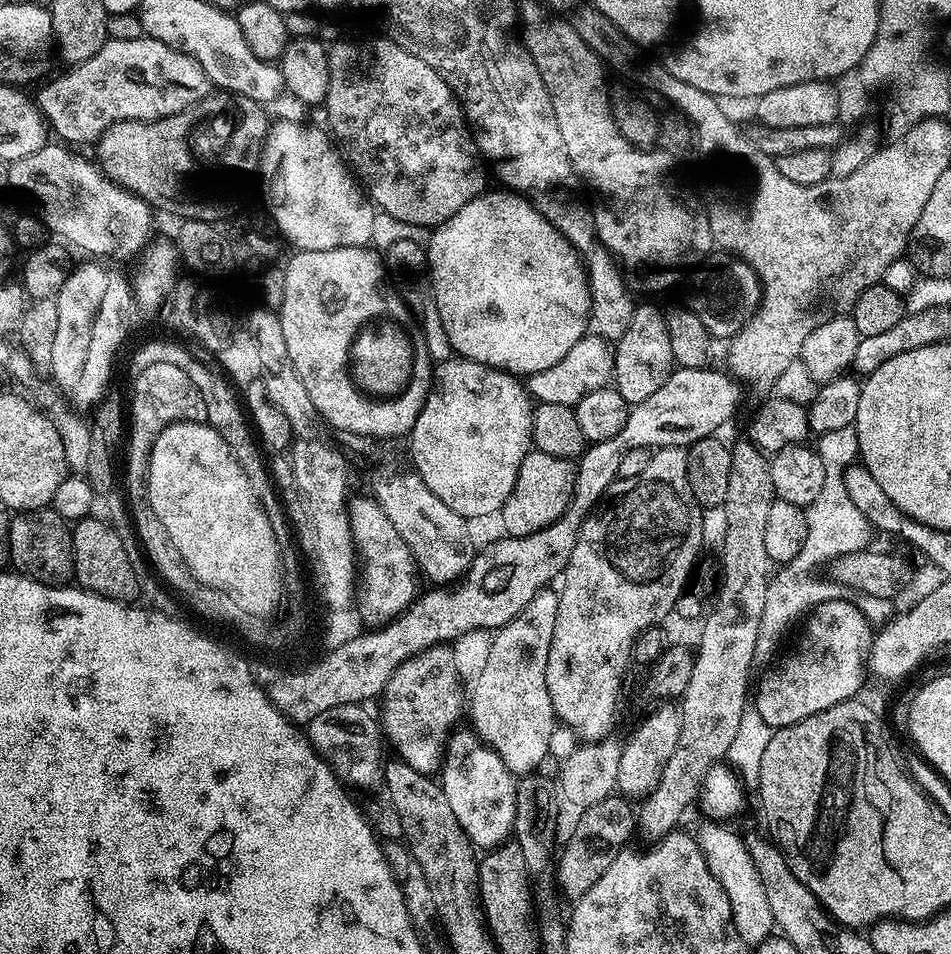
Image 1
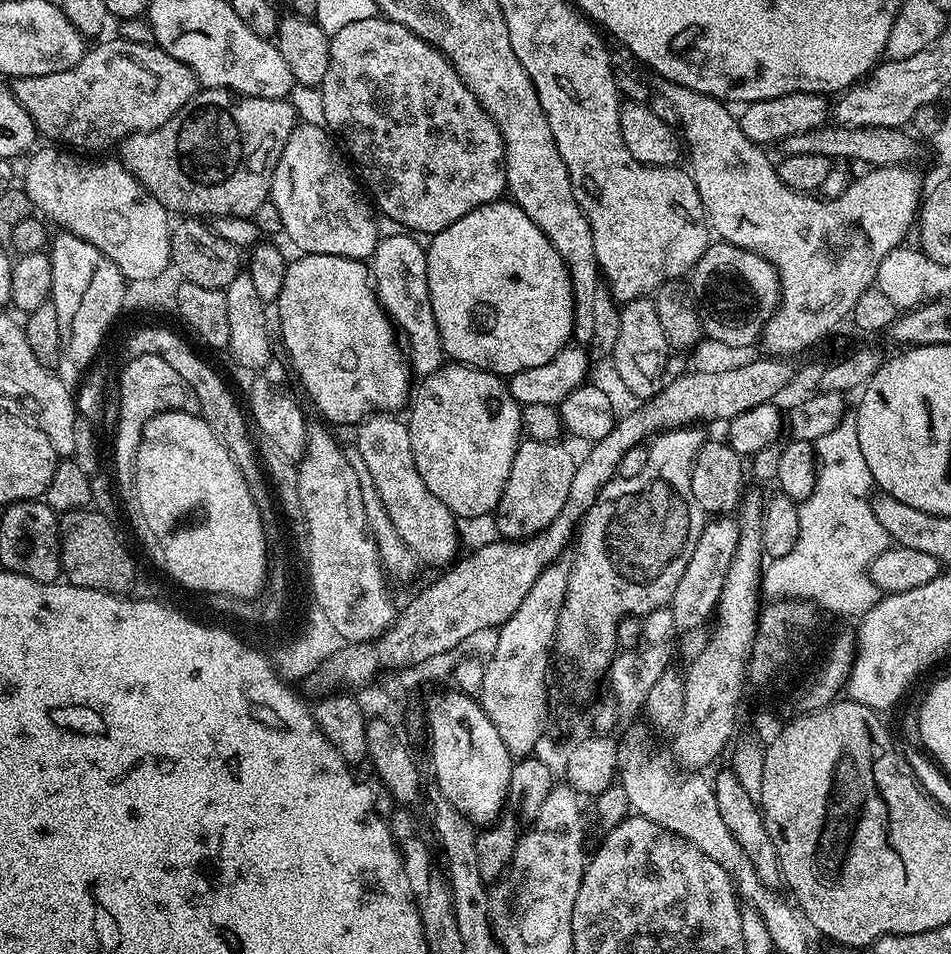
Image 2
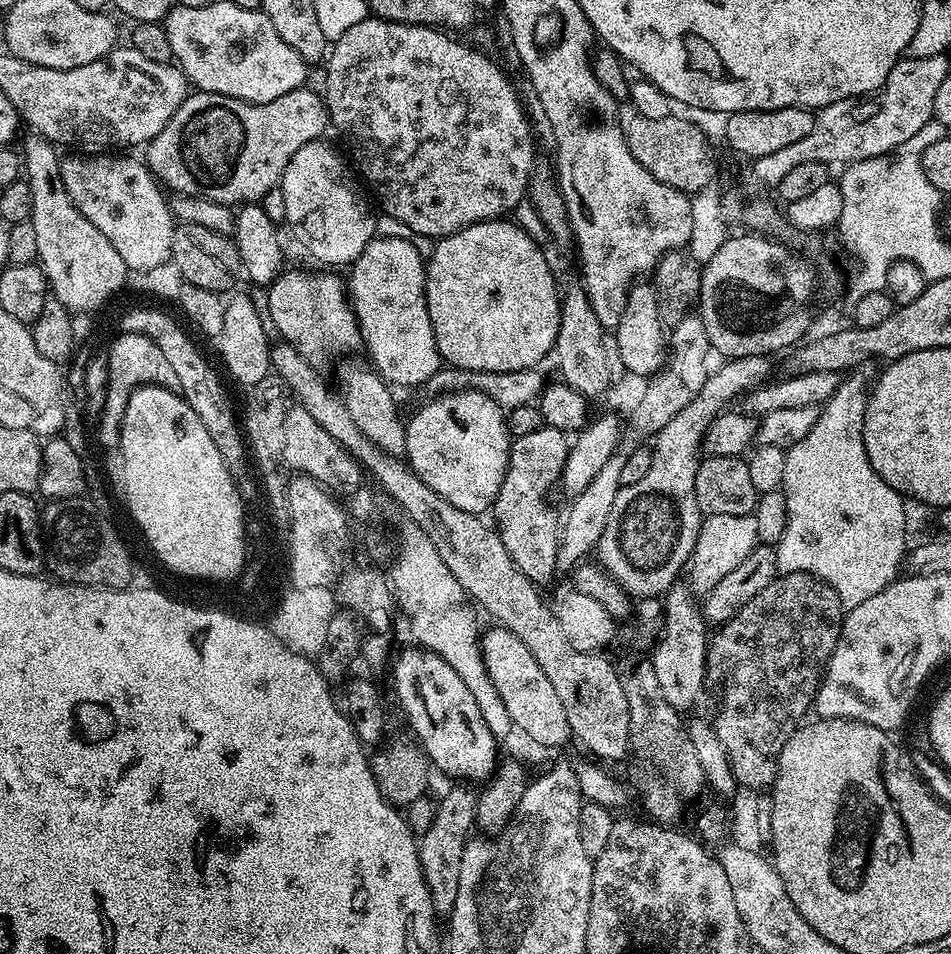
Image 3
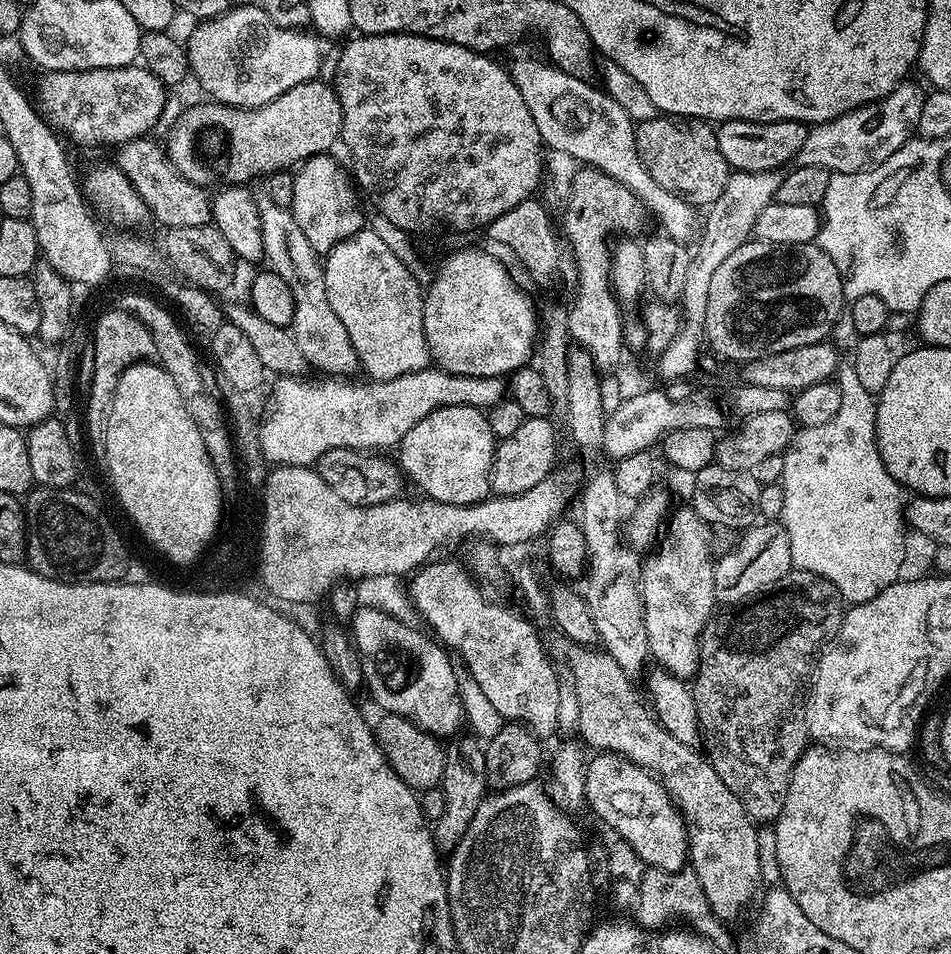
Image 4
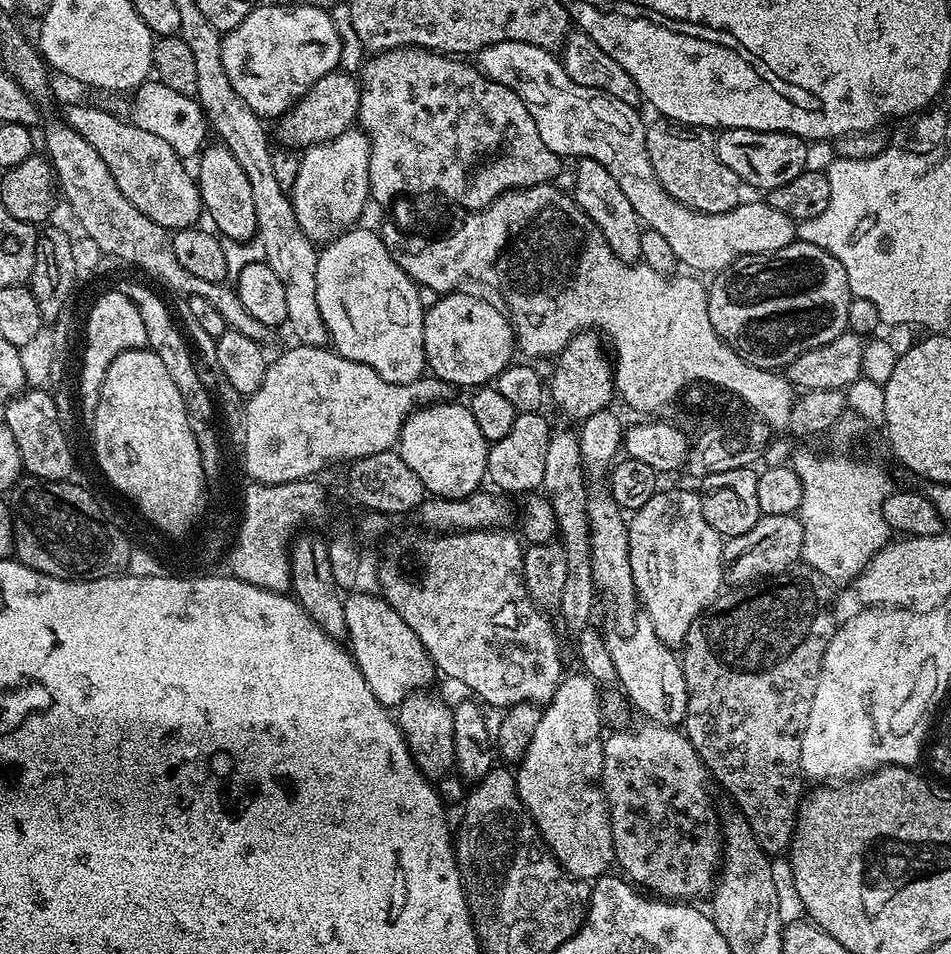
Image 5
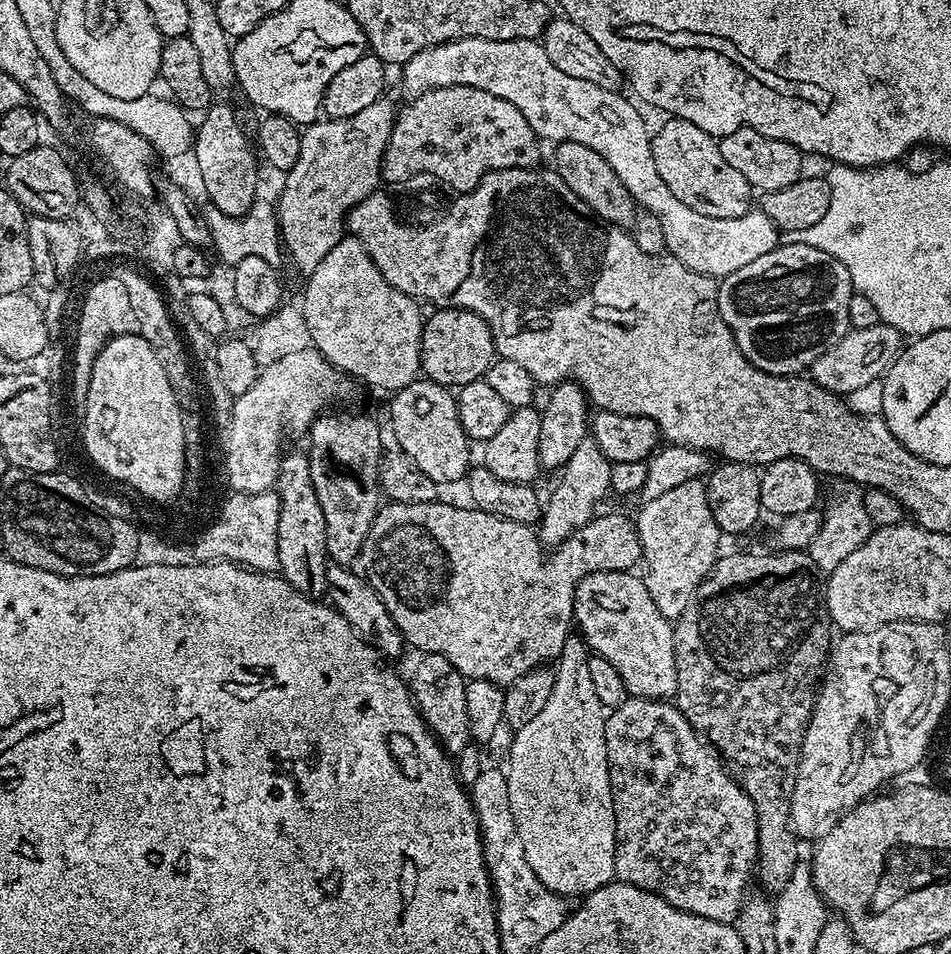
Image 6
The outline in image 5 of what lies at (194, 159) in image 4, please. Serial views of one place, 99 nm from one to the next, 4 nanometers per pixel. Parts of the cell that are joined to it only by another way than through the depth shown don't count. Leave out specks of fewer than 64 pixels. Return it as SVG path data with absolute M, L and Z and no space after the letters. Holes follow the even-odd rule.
M343 70L328 72L322 78L318 78L315 86L301 100L297 100L295 106L279 117L279 143L286 148L303 150L311 148L313 144L338 138L338 134L357 123L359 105L360 86L357 77Z

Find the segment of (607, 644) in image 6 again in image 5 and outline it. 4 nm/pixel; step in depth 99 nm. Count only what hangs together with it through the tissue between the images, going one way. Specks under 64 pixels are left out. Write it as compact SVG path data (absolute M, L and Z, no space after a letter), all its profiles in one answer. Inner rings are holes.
M637 615L631 631L620 635L624 636L611 637L608 640L608 649L610 650L610 659L614 662L619 687L624 687L622 692L627 703L631 707L633 704L641 712L641 717L644 720L653 720L656 724L669 726L683 725L686 718L686 698L688 695L686 694L686 678L680 665L680 656L673 649L668 648L666 642L662 642L662 638L658 638L658 634L654 634L654 626L646 615Z

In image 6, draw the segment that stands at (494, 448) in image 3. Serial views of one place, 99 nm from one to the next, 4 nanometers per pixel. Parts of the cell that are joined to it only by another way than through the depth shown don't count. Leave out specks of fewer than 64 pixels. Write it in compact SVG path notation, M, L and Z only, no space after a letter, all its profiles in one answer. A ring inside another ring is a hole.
M417 378L395 393L391 400L392 432L396 435L395 447L409 455L415 465L439 486L452 484L455 480L463 481L473 460L472 452L468 449L470 447L468 435L462 430L462 422L458 422L455 395L445 385L435 384L433 380L427 378Z

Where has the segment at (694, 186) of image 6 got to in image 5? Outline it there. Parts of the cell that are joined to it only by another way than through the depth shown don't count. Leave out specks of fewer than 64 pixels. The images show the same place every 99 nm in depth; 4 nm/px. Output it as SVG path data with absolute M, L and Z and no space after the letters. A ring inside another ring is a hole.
M660 118L657 121L657 124L647 125L646 154L666 194L679 204L706 214L722 214L739 206L742 181L730 166L723 164L722 158L718 158L716 136L709 129L680 124L677 120Z

